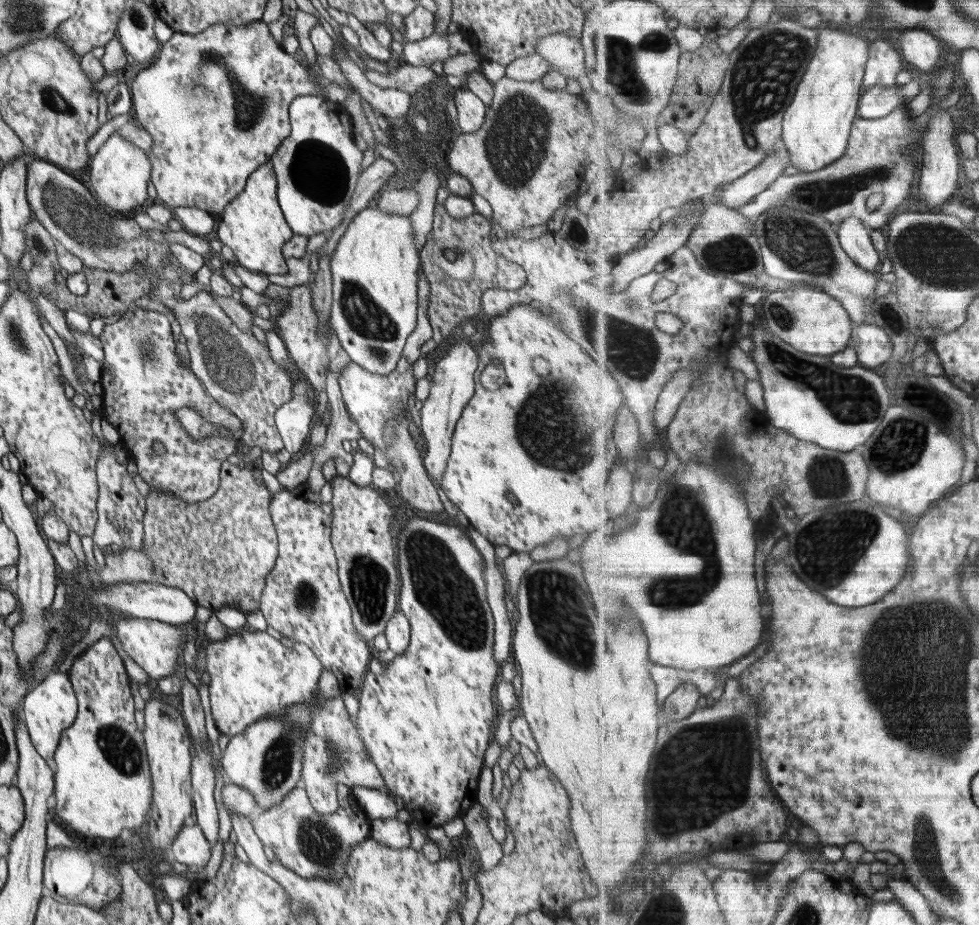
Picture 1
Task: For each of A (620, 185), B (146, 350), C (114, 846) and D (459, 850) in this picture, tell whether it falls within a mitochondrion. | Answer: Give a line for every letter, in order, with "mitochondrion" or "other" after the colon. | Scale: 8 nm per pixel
A: other
B: mitochondrion
C: other
D: other

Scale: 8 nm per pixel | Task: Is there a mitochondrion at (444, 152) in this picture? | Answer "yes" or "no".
no

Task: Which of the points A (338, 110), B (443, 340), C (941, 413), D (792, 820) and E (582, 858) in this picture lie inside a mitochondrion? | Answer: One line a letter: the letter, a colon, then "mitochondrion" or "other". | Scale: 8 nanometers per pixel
A: other
B: other
C: other
D: other
E: other

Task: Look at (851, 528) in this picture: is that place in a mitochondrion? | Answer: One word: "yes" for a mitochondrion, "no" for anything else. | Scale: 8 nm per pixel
yes

